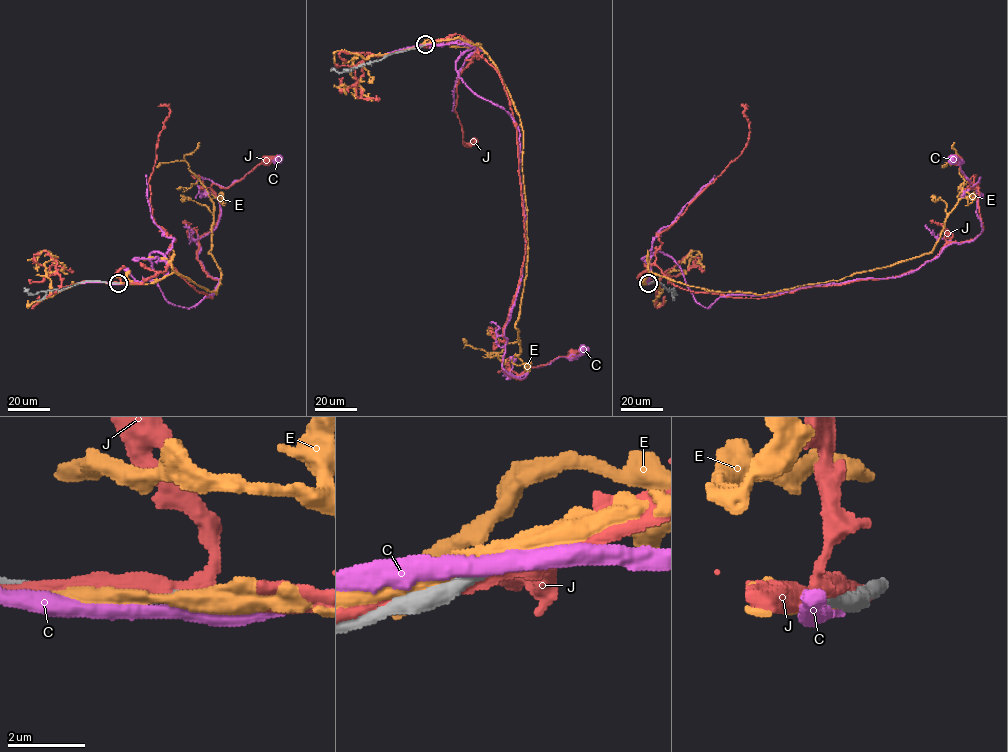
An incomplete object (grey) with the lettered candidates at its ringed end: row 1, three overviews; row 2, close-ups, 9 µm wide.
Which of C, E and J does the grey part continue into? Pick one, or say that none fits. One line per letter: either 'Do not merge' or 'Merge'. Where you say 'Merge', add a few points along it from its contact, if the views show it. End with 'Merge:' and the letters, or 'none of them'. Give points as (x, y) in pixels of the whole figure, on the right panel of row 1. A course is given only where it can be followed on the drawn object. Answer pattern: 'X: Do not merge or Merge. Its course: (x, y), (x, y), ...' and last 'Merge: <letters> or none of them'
C: Do not merge
E: Do not merge
J: Do not merge
Merge: none of them

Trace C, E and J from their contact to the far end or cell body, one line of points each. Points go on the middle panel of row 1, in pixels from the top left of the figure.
C: (423, 45), (473, 46), (458, 76), (520, 134), (525, 244), (502, 367), (527, 373), (503, 376), (583, 349)
E: (421, 45), (476, 44), (523, 132), (520, 353), (505, 360), (464, 343)
J: (421, 46), (465, 37), (495, 70), (512, 111), (525, 251), (503, 368), (522, 379), (572, 354)

